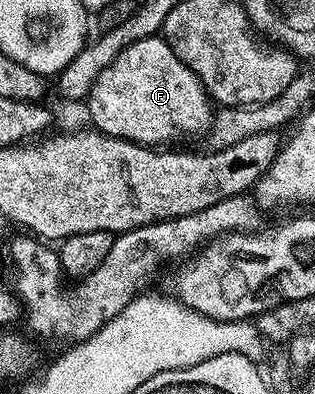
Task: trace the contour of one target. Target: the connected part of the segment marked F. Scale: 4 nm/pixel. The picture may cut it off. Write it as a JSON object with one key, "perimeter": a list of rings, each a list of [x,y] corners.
{"perimeter":[[[162,36],[138,40],[138,44],[130,44],[130,48],[122,48],[122,52],[114,58],[114,64],[104,68],[98,76],[98,80],[94,80],[86,99],[86,105],[88,105],[88,114],[92,117],[91,125],[95,129],[115,138],[124,138],[127,142],[139,142],[141,146],[153,148],[164,148],[169,144],[176,144],[172,142],[178,141],[179,138],[192,138],[195,134],[207,135],[208,129],[212,127],[214,117],[214,103],[205,92],[204,85],[200,83],[198,76],[194,76],[194,72],[190,72],[190,68],[186,68],[186,64],[182,64],[182,60],[178,60],[178,56],[174,56],[174,48],[170,48],[170,44]]]}

